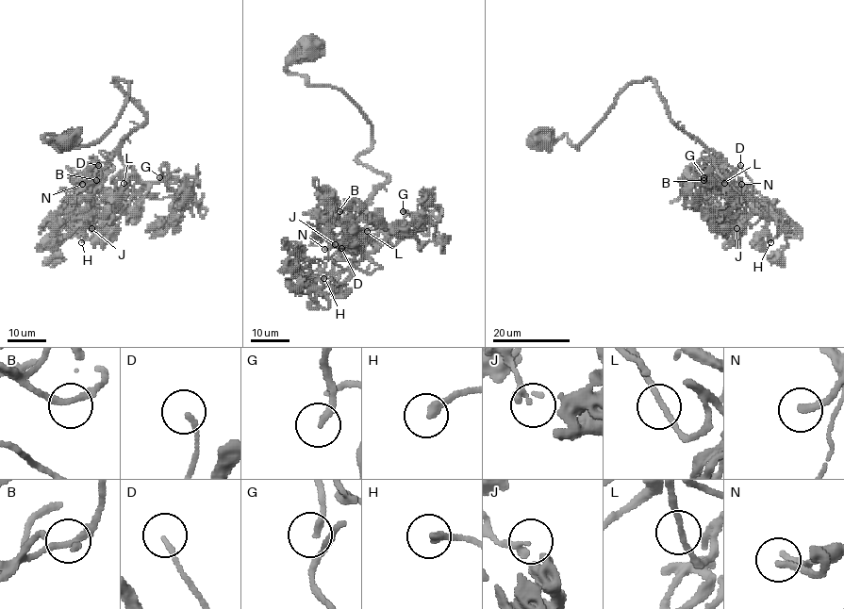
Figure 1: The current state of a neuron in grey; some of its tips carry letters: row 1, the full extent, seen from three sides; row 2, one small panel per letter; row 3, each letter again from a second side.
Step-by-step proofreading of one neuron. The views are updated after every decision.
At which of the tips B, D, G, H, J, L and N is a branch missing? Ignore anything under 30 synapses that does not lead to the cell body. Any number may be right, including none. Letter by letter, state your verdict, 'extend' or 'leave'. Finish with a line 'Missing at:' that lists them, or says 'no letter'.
B: leave
D: leave
G: extend
H: extend
J: leave
L: leave
N: extend
Missing at: G, H, N

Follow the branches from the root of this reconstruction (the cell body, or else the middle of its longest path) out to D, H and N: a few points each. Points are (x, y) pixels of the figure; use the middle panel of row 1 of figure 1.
D: (309, 45), (288, 70), (361, 111), (372, 146), (356, 159), (388, 177), (344, 258), (341, 248)
H: (309, 45), (288, 70), (361, 111), (372, 146), (356, 159), (388, 177), (341, 248), (337, 288), (323, 278)
N: (309, 45), (288, 70), (339, 89), (361, 111), (372, 146), (356, 159), (388, 177), (349, 238), (324, 249)

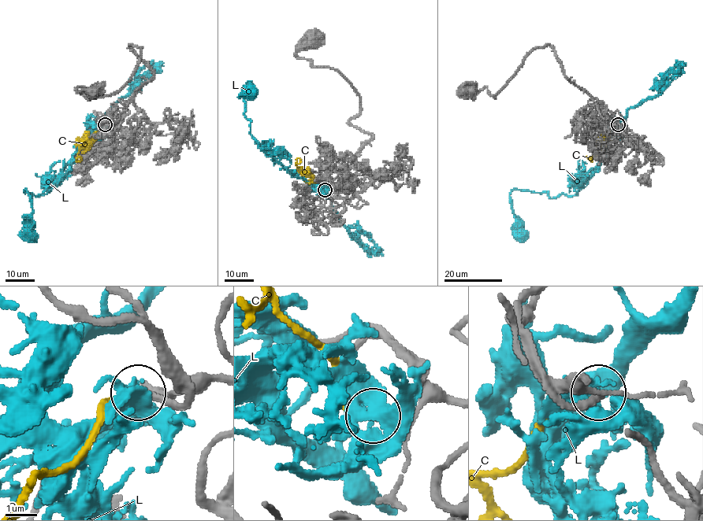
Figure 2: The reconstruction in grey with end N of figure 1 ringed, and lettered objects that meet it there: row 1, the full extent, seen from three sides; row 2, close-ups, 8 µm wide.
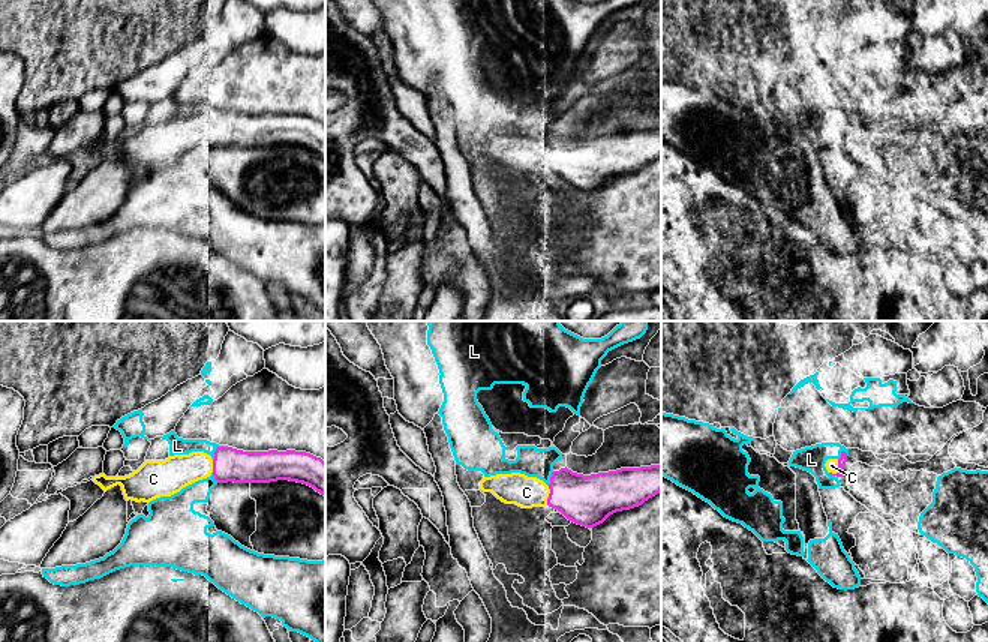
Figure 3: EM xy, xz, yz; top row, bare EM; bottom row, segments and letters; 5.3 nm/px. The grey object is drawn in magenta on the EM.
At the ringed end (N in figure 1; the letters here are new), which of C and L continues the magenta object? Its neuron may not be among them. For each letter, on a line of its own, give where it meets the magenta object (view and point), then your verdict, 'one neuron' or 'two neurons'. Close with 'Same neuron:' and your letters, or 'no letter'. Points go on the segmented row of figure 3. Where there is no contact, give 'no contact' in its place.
C: yz (838, 468) | one neuron
L: xy (216, 449) | two neurons
Same neuron: C

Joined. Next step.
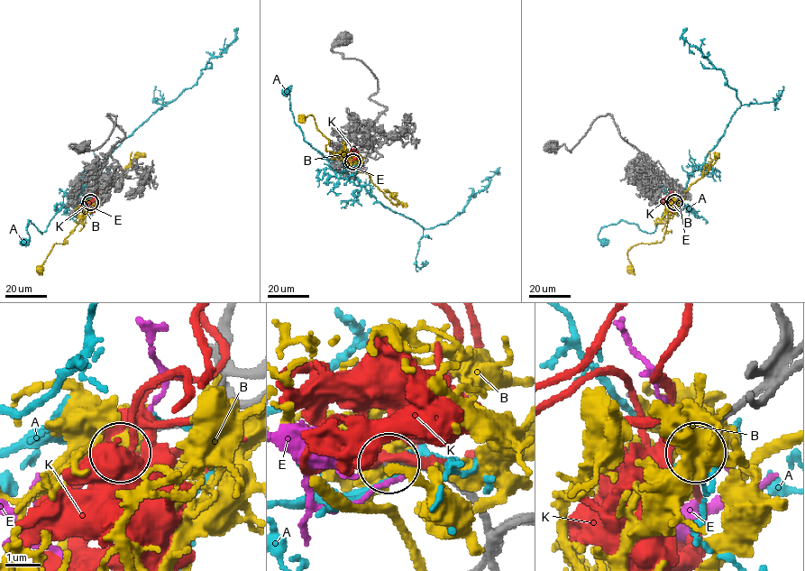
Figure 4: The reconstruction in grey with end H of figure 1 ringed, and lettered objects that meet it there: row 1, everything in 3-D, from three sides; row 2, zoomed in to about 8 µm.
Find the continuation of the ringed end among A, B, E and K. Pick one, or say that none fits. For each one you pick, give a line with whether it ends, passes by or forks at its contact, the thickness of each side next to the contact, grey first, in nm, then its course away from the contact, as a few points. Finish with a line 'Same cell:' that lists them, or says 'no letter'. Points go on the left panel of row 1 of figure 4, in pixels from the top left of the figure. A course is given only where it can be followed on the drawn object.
K: it forks; calibres 280 and 320 nm
Same cell: K

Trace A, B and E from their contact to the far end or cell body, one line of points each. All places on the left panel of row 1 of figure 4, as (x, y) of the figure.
A: (91, 201), (76, 204), (69, 200), (41, 233), (29, 220), (26, 231), (29, 239), (23, 242)
B: (91, 201), (85, 205), (86, 213), (63, 241), (67, 243), (54, 244), (40, 268)
E: (91, 201), (85, 206), (80, 206)

